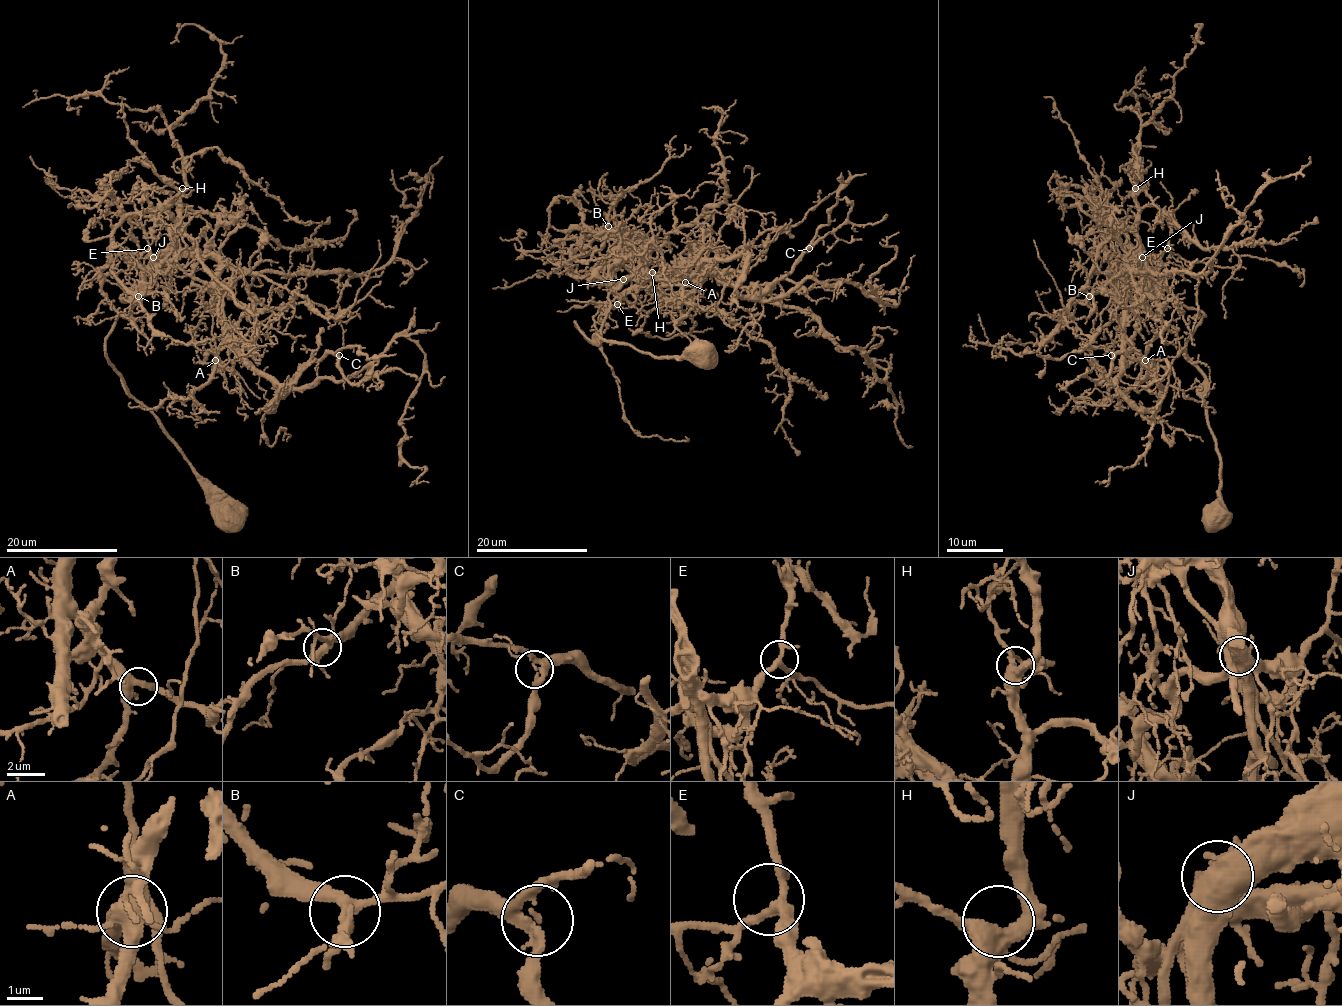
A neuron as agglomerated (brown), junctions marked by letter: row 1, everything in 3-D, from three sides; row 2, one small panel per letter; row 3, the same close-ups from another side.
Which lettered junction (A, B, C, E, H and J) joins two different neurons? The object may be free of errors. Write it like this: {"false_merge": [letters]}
{"false_merge": []}

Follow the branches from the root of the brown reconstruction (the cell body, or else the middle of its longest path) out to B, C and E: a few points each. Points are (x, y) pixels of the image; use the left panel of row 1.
B: (231, 520), (231, 507), (106, 355), (112, 325), (149, 281), (138, 296)
C: (231, 520), (106, 355), (145, 272), (170, 254), (218, 262), (222, 332), (276, 388), (267, 408), (339, 355)
E: (231, 520), (231, 507), (128, 393), (106, 355), (112, 325), (140, 299), (147, 248)

